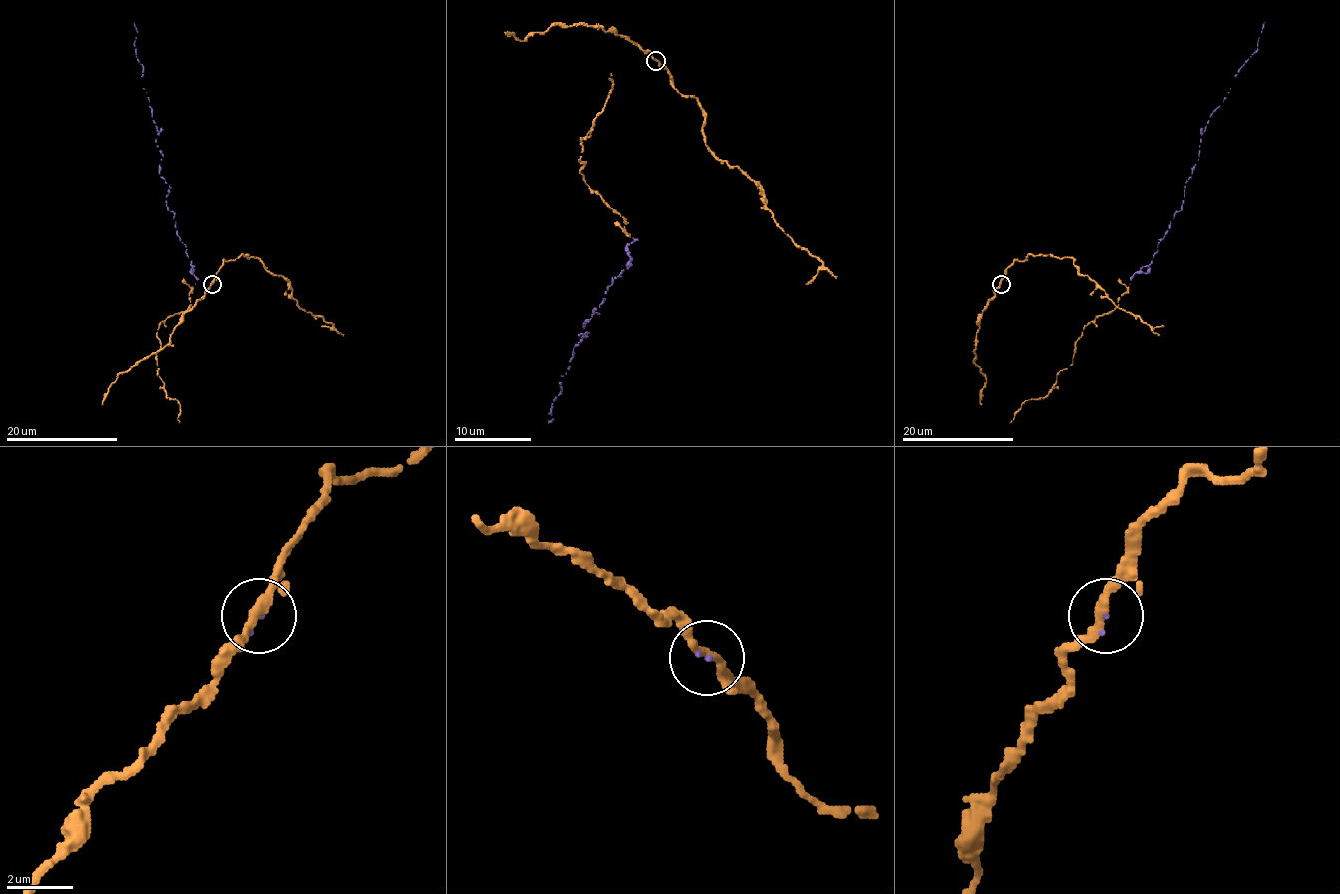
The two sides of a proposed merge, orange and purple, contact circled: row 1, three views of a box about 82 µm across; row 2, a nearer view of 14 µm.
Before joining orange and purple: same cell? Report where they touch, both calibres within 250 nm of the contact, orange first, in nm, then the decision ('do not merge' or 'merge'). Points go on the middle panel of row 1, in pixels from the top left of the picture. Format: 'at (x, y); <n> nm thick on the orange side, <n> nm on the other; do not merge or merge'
at (656, 61); 280 nm thick on the orange side, 90 nm on the other; merge

